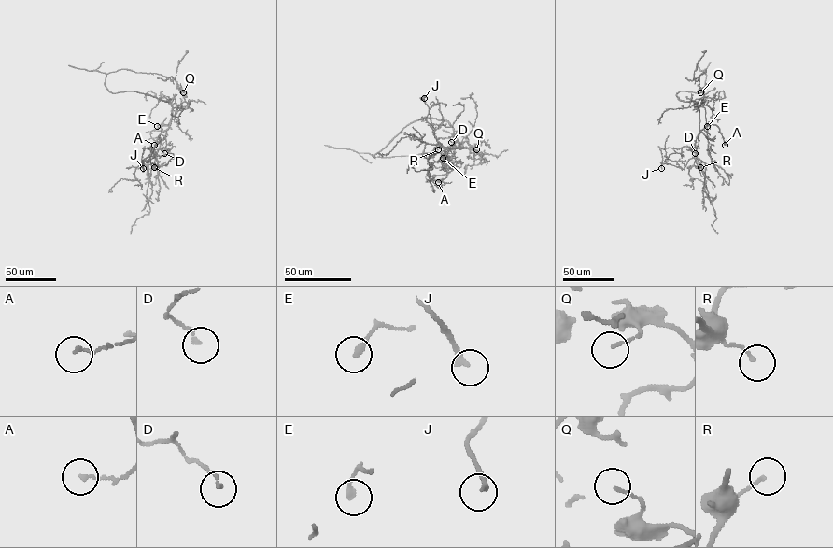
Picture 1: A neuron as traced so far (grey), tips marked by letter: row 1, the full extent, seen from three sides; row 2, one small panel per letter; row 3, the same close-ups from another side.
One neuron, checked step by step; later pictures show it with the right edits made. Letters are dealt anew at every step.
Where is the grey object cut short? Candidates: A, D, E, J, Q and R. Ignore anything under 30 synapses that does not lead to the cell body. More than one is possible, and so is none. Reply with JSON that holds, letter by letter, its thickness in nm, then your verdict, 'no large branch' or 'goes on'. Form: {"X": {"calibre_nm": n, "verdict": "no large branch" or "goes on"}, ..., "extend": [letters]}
{"A": {"calibre_nm": 130, "verdict": "no large branch"}, "D": {"calibre_nm": 150, "verdict": "no large branch"}, "E": {"calibre_nm": 240, "verdict": "no large branch"}, "J": {"calibre_nm": 240, "verdict": "no large branch"}, "Q": {"calibre_nm": 130, "verdict": "no large branch"}, "R": {"calibre_nm": 120, "verdict": "no large branch"}, "extend": []}

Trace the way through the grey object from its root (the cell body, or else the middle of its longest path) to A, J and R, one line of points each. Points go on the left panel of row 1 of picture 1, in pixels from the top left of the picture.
A: (158, 98), (170, 103), (171, 119), (166, 130), (161, 127), (167, 124), (150, 132), (154, 145)
J: (158, 98), (171, 104), (170, 124), (161, 133), (155, 147), (143, 148), (143, 168)
R: (158, 98), (170, 103), (171, 119), (154, 148), (154, 167)

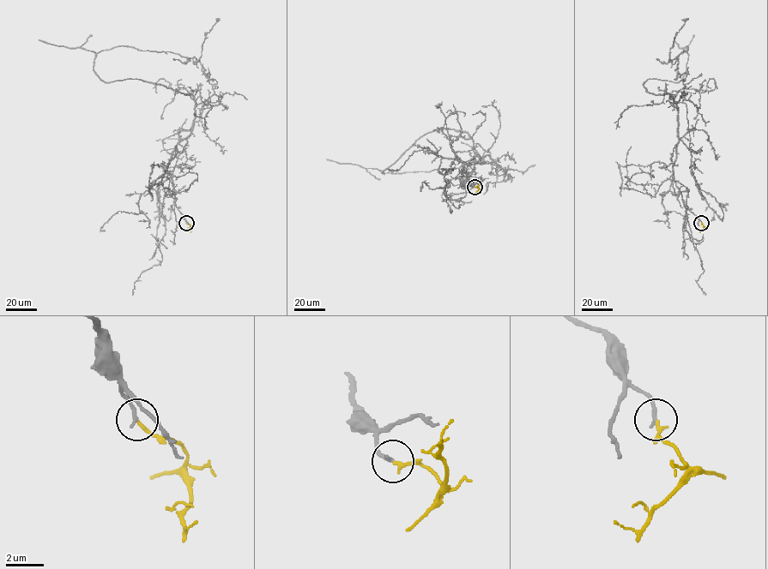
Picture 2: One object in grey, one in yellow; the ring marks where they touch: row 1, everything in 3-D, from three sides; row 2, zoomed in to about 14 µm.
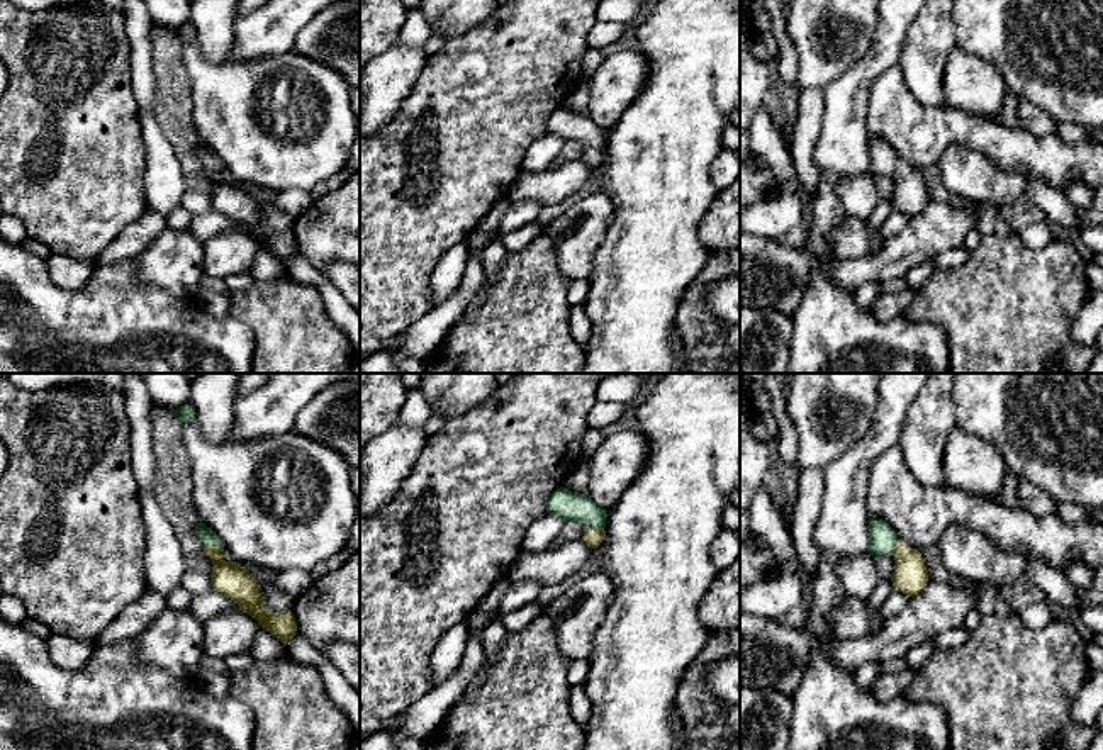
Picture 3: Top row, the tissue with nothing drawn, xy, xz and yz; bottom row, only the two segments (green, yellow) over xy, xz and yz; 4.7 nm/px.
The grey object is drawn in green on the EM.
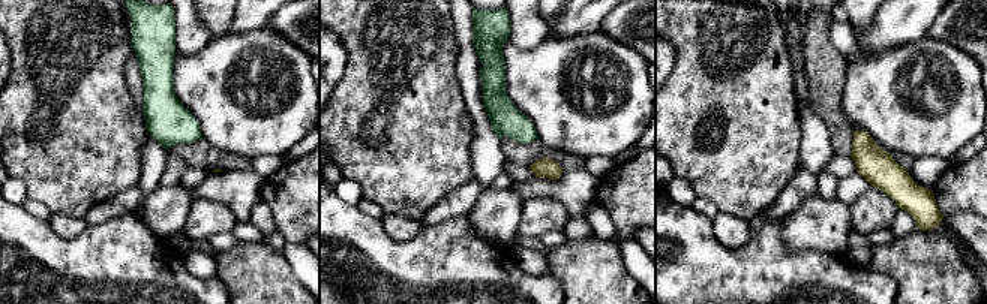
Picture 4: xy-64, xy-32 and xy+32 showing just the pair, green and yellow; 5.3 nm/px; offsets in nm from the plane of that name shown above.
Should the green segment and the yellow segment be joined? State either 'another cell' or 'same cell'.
same cell

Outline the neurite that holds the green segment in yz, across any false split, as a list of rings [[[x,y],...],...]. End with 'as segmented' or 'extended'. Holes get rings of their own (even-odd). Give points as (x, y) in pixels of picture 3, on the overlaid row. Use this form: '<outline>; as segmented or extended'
[[[869,519],[869,551],[876,555],[893,555],[894,572],[891,577],[894,590],[910,597],[918,596],[928,584],[928,570],[921,553],[901,541],[893,528],[881,519]]]; extended

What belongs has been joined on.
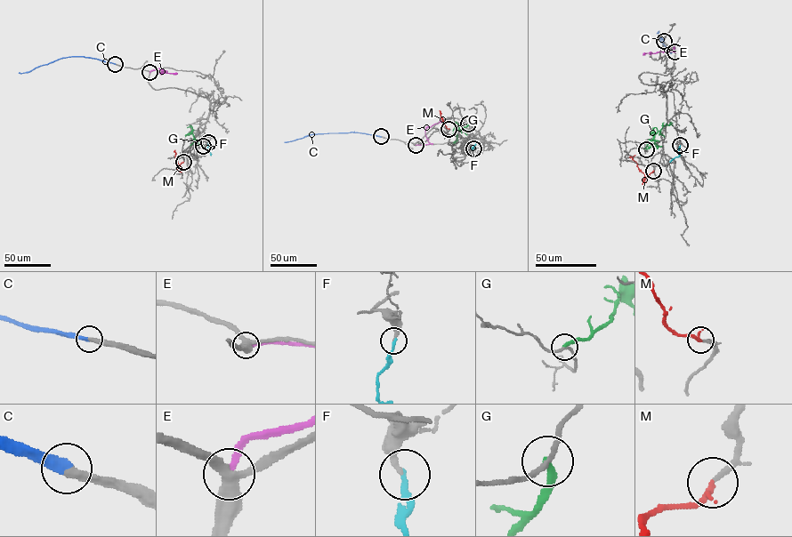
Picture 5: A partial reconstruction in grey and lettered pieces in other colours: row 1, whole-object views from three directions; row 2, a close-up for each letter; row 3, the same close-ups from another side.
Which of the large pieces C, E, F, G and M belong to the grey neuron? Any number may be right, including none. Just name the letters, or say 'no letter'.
C, M

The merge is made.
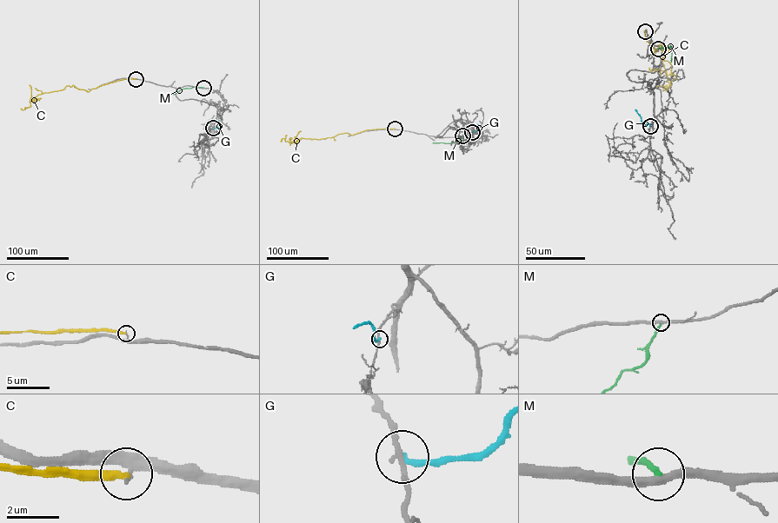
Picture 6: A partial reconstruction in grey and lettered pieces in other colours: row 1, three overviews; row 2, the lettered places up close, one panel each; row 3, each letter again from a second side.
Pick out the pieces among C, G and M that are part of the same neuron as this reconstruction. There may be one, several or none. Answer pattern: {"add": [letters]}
{"add": []}

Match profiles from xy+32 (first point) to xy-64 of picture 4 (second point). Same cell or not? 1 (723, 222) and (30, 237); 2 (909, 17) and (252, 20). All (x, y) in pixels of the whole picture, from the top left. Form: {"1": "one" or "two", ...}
{"1": "two", "2": "one"}

